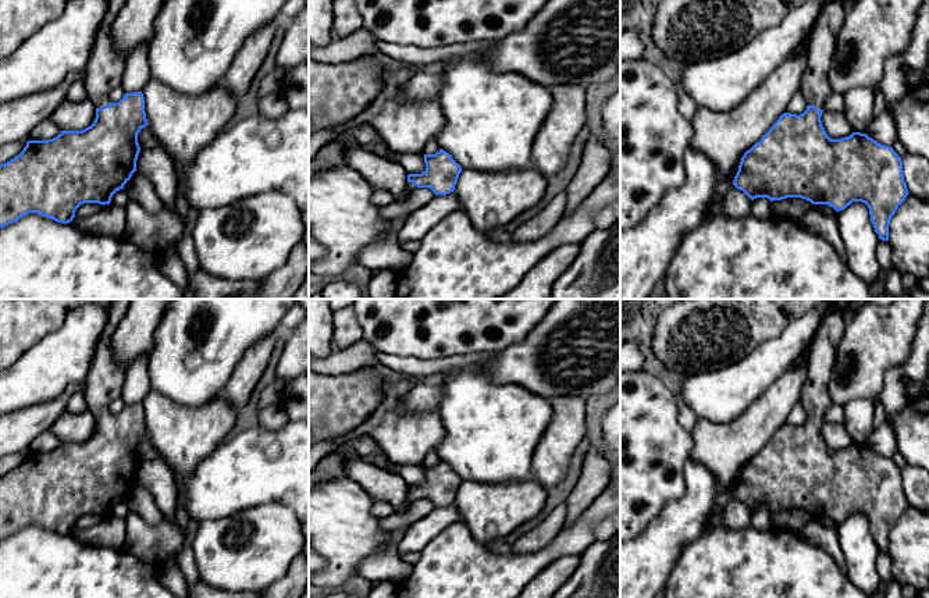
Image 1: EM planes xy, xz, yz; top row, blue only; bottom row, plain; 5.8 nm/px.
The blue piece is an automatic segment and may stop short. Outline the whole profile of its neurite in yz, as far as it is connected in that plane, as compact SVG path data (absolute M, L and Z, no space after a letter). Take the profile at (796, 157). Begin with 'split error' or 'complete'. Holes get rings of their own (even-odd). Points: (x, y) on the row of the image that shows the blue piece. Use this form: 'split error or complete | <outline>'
split error | M840 0L823 7L812 29L808 64L800 86L808 104L807 110L800 115L784 113L779 117L762 139L744 153L733 185L751 200L801 197L812 204L827 204L836 211L844 210L853 202L862 202L869 209L879 239L889 241L890 220L910 193L901 157L893 147L878 143L866 134L853 132L841 139L830 139L821 121L823 103L833 93L827 72L843 21Z

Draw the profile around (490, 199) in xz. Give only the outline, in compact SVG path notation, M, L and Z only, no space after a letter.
M531 167L517 172L462 170L453 192L473 225L488 234L534 207L545 189L547 177Z

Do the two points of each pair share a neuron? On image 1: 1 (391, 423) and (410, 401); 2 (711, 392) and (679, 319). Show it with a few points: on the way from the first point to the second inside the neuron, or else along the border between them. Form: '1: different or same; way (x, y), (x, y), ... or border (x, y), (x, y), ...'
1: different; border (412, 383), (401, 399), (397, 412), (431, 412)
2: different; border (733, 363), (725, 367), (697, 372), (682, 380)

